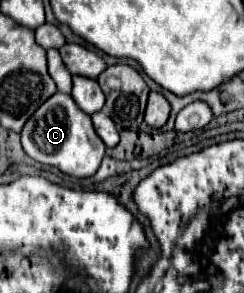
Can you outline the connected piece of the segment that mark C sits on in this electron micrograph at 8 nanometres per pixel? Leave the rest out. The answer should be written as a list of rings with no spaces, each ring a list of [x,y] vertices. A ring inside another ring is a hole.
[[[55,92],[25,122],[21,130],[21,144],[33,160],[45,166],[57,166],[61,172],[75,178],[93,176],[105,156],[105,144],[93,130],[91,116],[85,114],[69,94],[63,92]]]

